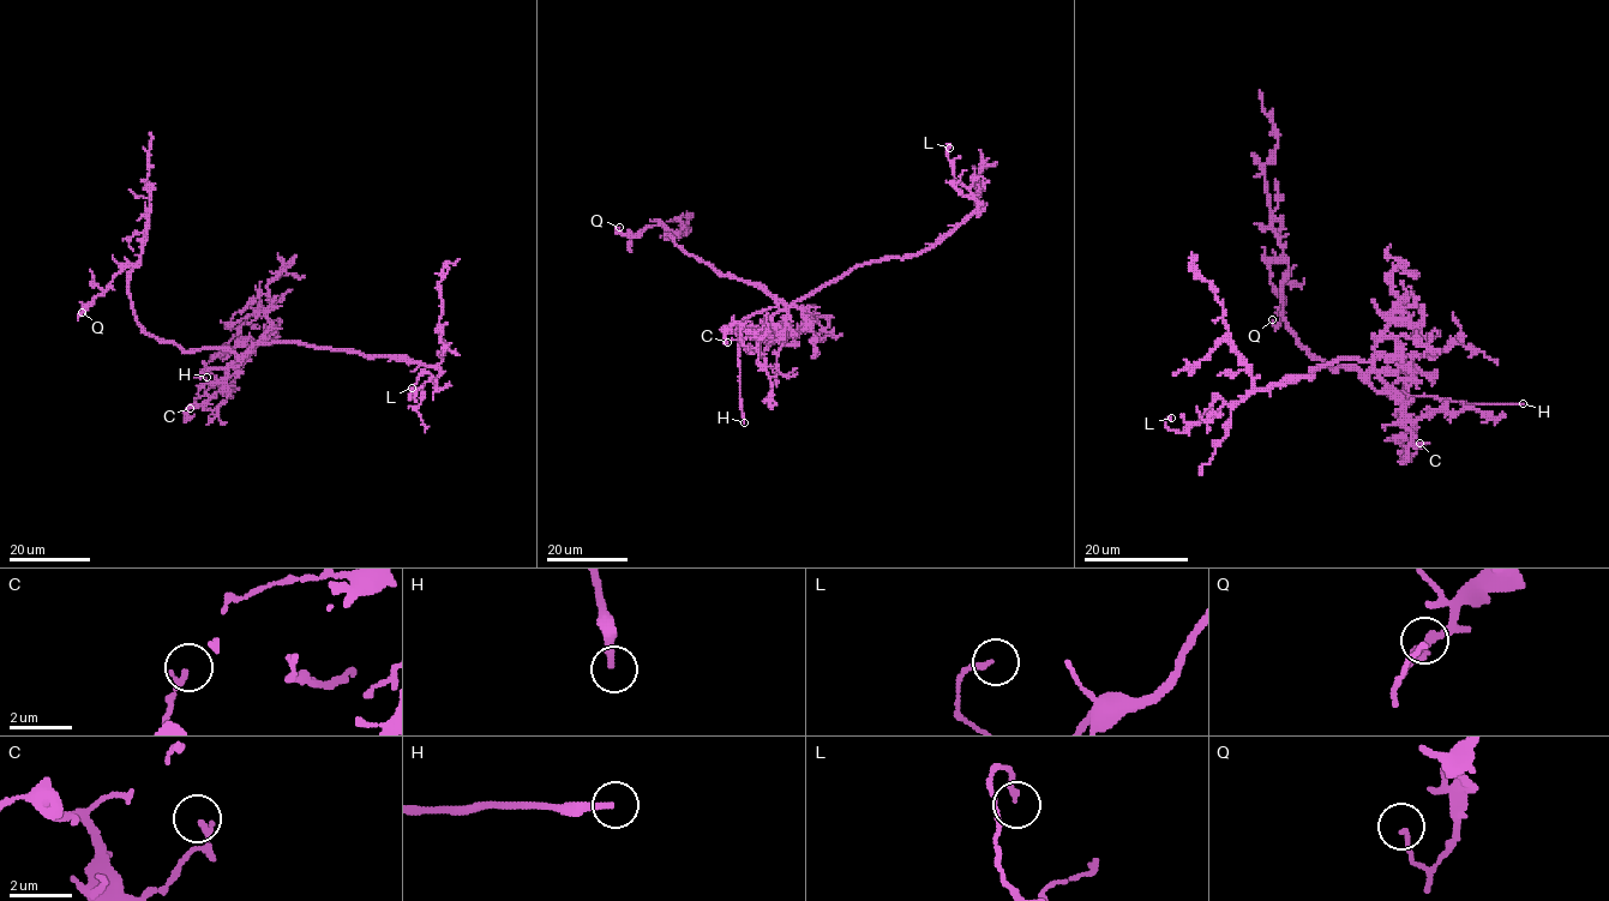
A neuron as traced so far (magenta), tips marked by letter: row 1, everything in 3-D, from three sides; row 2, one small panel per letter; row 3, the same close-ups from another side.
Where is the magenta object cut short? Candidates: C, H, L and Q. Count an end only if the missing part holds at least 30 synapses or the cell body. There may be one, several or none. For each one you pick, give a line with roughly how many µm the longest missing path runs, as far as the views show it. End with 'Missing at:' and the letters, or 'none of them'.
H: Missing length about 35 µm
Missing at: H

